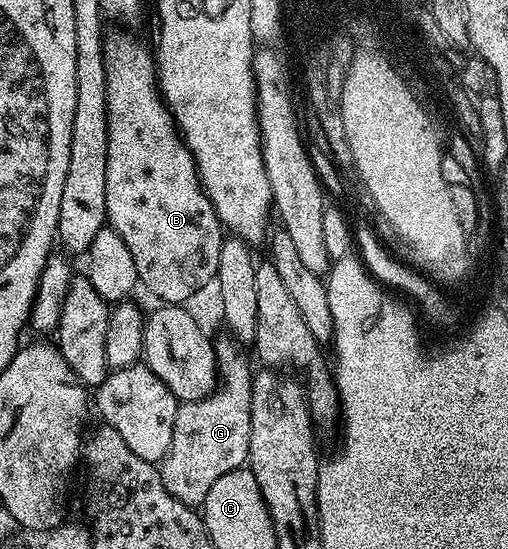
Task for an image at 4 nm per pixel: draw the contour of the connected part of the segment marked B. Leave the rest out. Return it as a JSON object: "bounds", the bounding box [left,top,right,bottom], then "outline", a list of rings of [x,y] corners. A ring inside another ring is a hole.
{"bounds":[104,34,226,304],"outline":[[[116,34],[107,39],[104,44],[104,68],[106,72],[106,104],[108,105],[108,155],[106,156],[106,216],[107,225],[122,238],[122,244],[130,250],[130,256],[134,256],[134,268],[136,277],[141,287],[145,286],[154,297],[160,298],[164,304],[184,304],[192,298],[204,285],[215,279],[218,272],[218,252],[222,250],[222,244],[226,237],[226,231],[220,224],[220,218],[216,215],[216,209],[204,186],[200,182],[200,174],[196,171],[196,161],[192,158],[188,145],[177,127],[168,105],[164,103],[164,97],[160,94],[158,75],[156,73],[156,60],[151,49],[148,50],[136,38],[128,34]]]}

